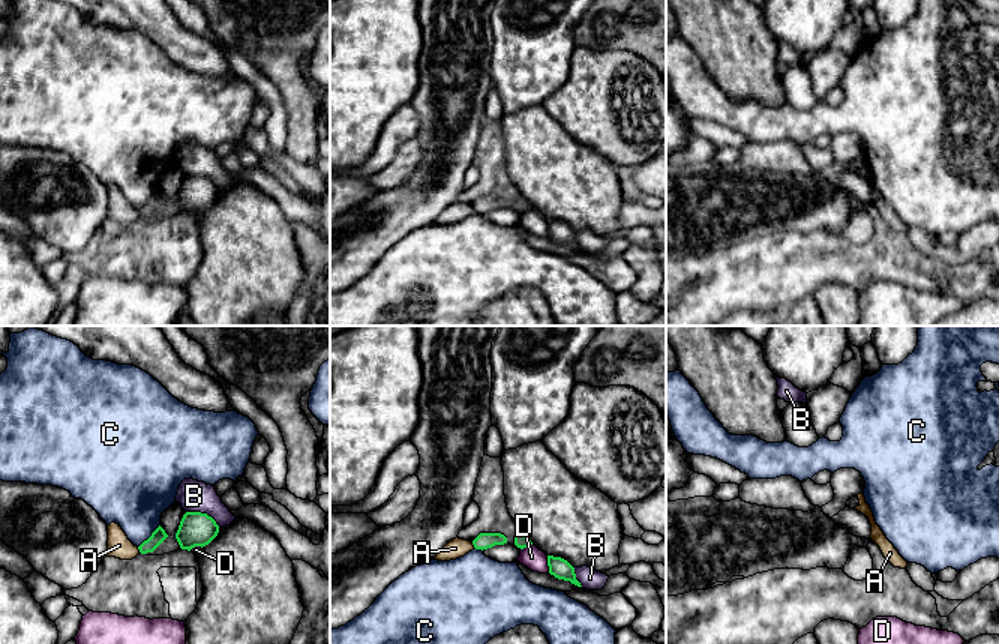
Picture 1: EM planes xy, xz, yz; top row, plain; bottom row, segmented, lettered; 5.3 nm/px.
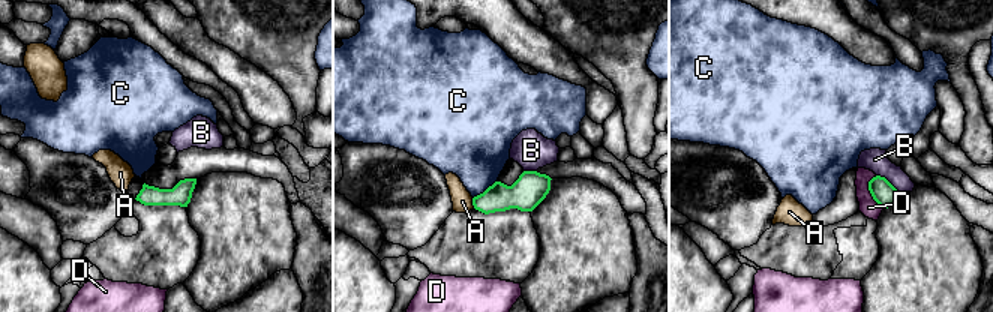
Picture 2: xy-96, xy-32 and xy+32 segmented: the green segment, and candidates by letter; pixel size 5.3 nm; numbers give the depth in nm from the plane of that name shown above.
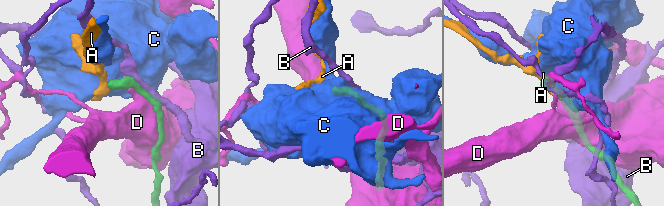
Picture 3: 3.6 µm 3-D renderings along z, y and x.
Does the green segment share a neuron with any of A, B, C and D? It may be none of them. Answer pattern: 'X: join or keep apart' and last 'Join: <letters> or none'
A: keep apart
B: keep apart
C: keep apart
D: keep apart
Join: none

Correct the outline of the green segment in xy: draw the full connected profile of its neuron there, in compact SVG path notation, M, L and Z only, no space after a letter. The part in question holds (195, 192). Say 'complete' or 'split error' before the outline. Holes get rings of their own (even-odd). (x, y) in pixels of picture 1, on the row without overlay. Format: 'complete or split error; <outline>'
complete; M186 176L180 185L176 203L182 213L208 209L219 197L219 189L207 177Z

